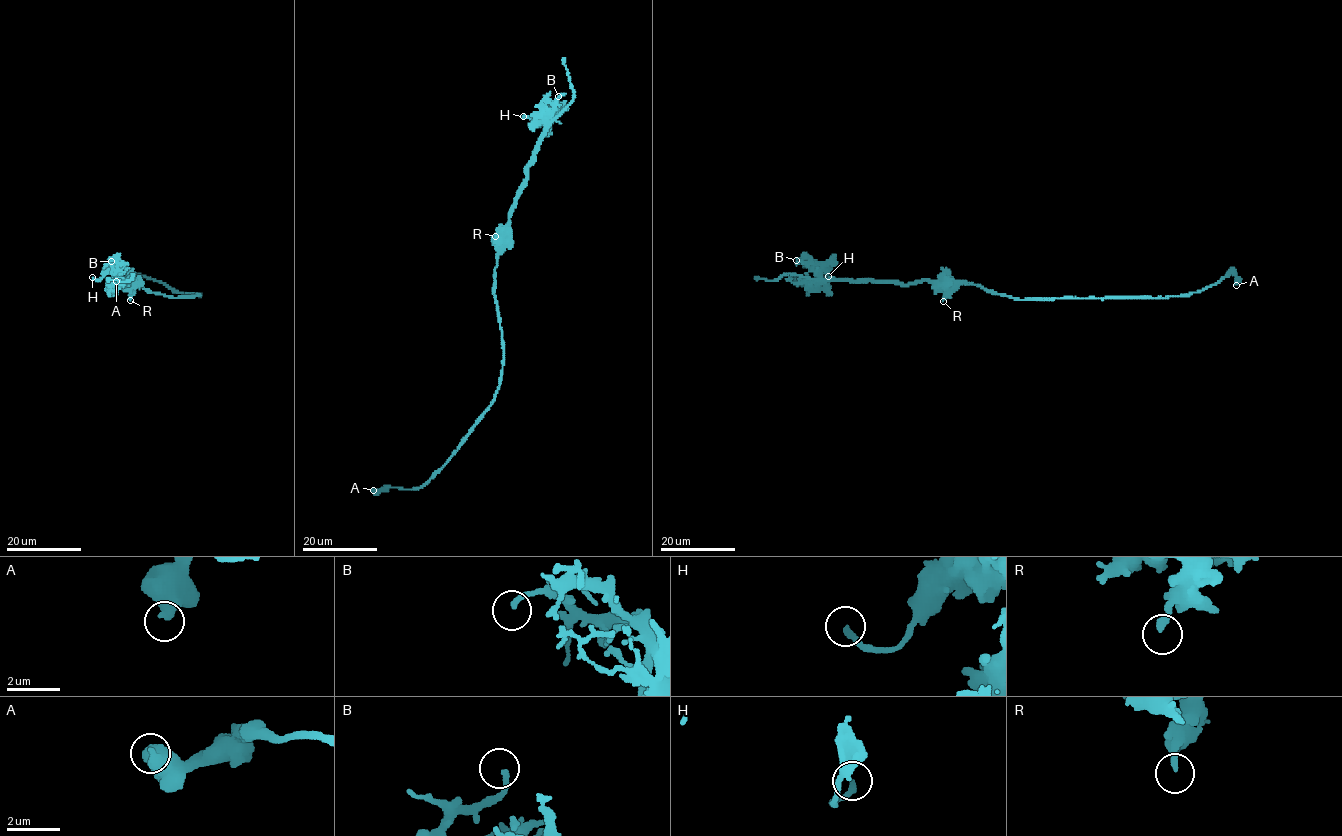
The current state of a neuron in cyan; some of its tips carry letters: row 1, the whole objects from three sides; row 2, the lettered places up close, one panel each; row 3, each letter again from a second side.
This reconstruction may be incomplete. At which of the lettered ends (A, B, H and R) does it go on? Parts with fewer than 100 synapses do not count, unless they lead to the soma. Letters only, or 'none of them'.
none of them

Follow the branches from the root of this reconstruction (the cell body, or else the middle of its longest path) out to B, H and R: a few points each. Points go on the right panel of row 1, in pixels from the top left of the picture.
B: (1006, 296), (962, 283), (828, 280), (816, 267), (811, 267), (801, 257), (796, 260)
H: (1006, 296), (962, 283), (828, 280), (821, 275), (821, 271), (826, 270), (825, 279), (828, 276)
R: (1006, 296), (988, 292), (979, 286), (959, 283), (943, 301)

